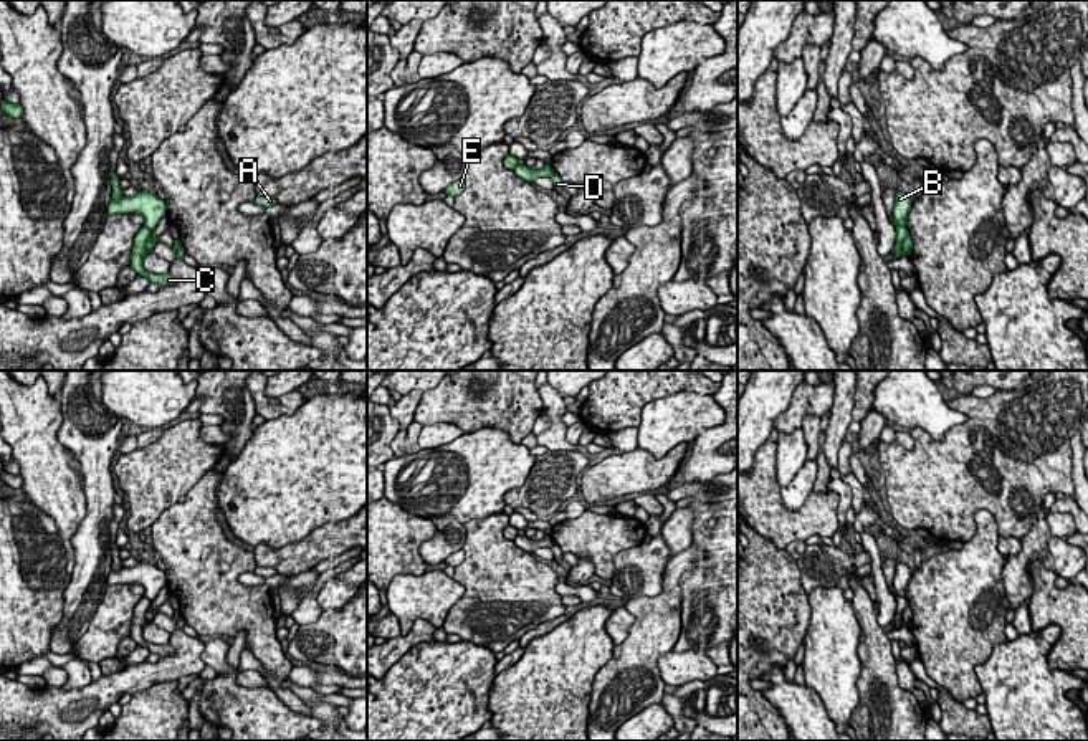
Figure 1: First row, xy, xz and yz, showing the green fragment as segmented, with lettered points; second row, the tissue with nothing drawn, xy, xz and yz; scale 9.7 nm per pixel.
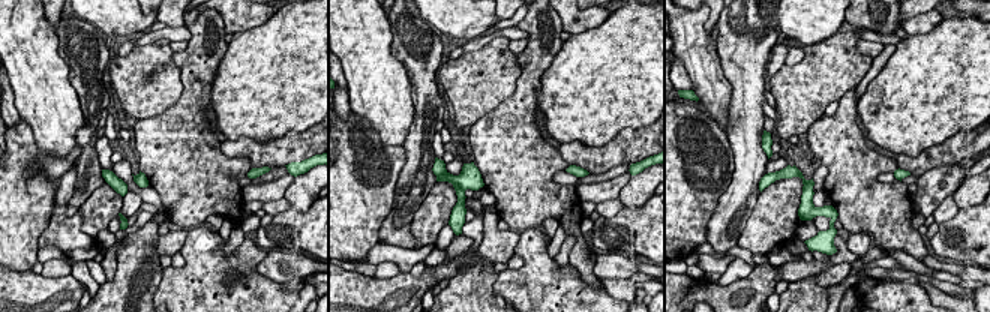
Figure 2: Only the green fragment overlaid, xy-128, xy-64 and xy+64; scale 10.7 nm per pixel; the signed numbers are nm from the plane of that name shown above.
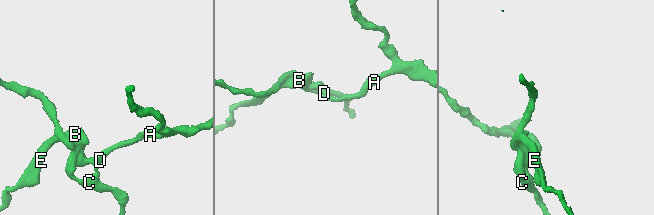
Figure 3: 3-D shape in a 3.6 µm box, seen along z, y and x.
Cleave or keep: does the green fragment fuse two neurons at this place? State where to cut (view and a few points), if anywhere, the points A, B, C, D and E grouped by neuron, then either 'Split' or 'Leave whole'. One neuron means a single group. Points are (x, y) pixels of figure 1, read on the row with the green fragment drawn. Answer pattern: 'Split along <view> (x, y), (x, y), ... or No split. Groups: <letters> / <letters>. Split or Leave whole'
Split along yz (895, 219), (905, 229). Groups: A B D E / C. Split

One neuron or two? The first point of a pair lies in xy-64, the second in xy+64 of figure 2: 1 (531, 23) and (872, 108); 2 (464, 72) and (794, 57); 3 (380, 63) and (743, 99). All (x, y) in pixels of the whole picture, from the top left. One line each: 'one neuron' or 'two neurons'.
1: two neurons
2: two neurons
3: two neurons

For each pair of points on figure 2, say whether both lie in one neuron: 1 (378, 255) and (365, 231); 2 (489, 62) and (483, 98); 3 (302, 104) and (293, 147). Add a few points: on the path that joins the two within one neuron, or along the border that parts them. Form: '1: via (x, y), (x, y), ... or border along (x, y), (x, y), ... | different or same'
1: border along (378, 242), (362, 261) | different
2: via (489, 71), (483, 80), (483, 89) | same
3: border along (312, 125), (302, 131), (287, 131), (263, 143) | different

